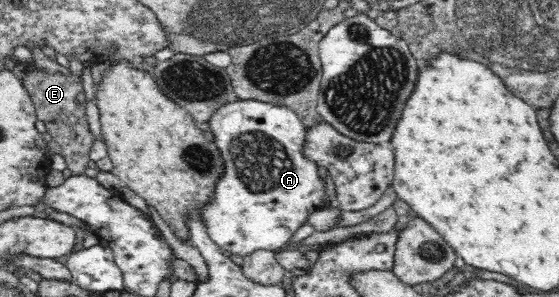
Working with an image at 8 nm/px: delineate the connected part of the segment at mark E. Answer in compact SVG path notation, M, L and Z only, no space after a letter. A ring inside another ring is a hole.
M32 62L25 65L21 80L36 107L37 120L44 123L46 132L62 147L60 154L66 160L67 168L73 175L83 175L90 160L89 149L96 138L89 130L86 107L76 101L77 95L83 92L81 76L71 71L68 74L50 73Z

